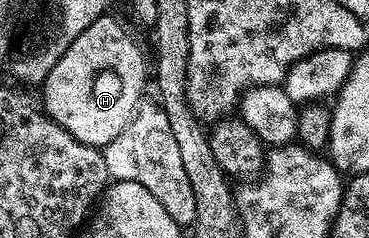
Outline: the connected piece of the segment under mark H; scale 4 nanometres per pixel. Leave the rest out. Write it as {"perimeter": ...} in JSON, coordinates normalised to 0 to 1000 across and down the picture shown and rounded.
{"perimeter":[[[282,67],[255,84],[203,164],[179,181],[163,244],[154,252],[127,332],[111,357],[117,429],[111,458],[130,496],[176,538],[187,571],[220,588],[220,605],[241,605],[260,622],[293,613],[350,521],[366,458],[390,408],[388,374],[404,361],[404,244],[388,231],[377,176],[312,76]]]}

